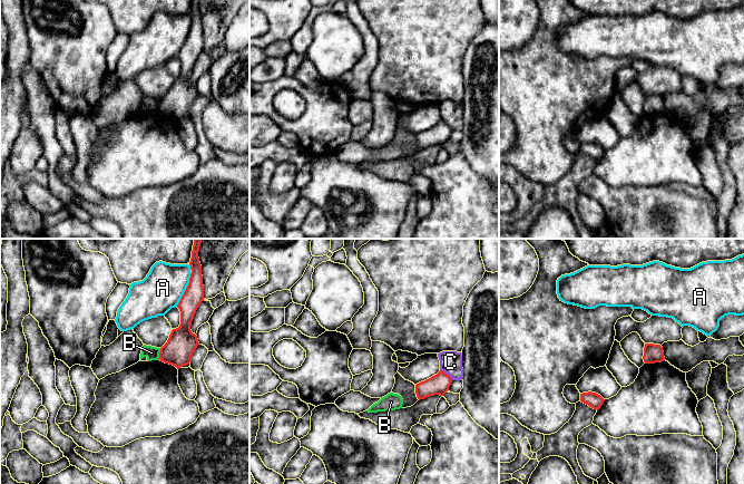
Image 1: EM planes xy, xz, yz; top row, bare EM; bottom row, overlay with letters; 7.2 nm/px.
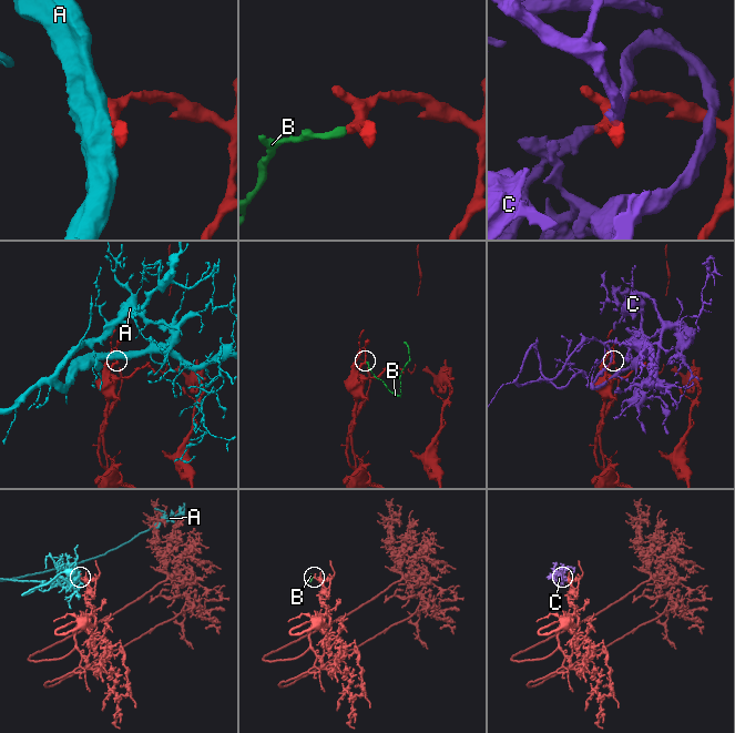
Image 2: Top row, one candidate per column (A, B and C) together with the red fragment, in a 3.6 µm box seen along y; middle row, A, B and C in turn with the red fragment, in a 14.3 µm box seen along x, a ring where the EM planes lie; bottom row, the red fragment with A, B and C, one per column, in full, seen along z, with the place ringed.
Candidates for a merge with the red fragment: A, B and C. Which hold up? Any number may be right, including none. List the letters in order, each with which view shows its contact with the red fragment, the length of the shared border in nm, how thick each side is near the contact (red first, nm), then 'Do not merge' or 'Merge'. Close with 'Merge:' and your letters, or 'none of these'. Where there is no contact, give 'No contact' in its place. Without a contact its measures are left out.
A: Touches red in xy. Shared border 260 nm. Thickness 140 nm (red) against 300 nm. Do not merge
B: Touches red in xy. Shared border 80 nm. Thickness 200 nm (red) against 100 nm. Do not merge
C: Touches red in xz. Shared border 120 nm. Thickness 150 nm (red) against 160 nm. Do not merge
Merge: none of these

